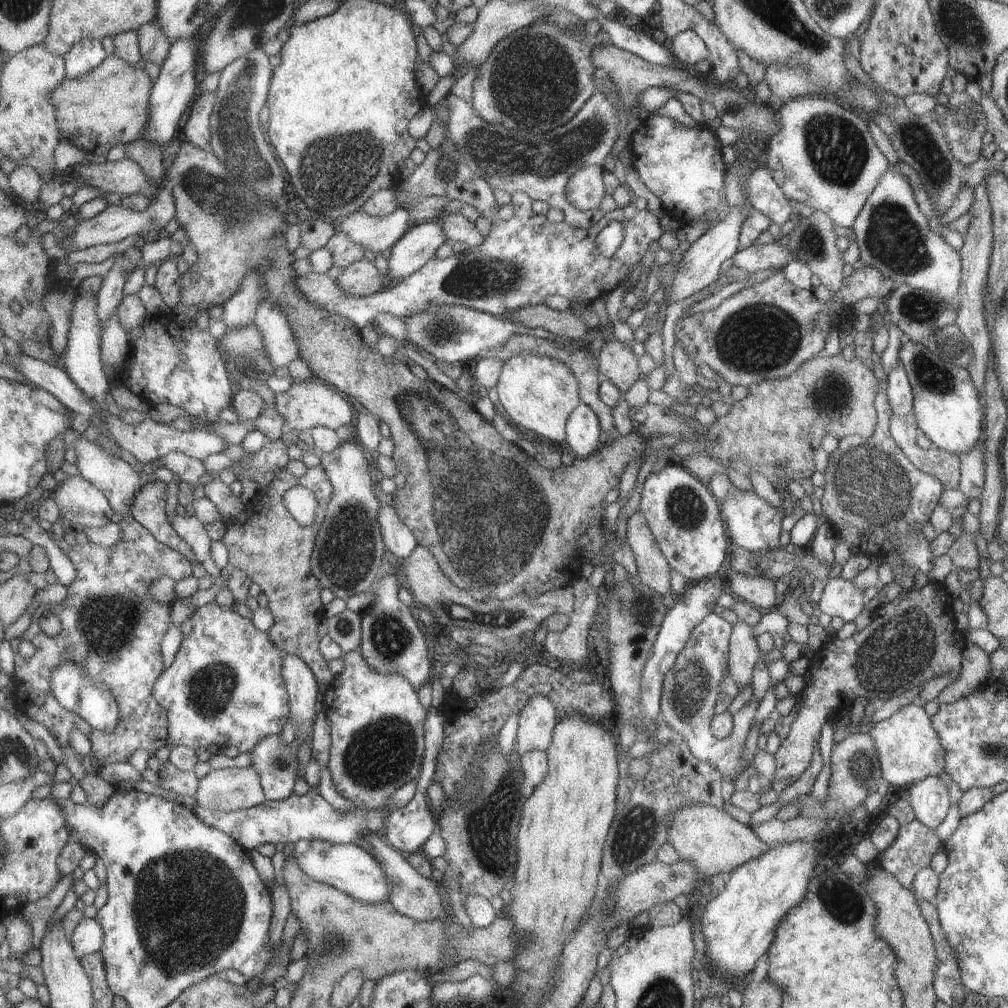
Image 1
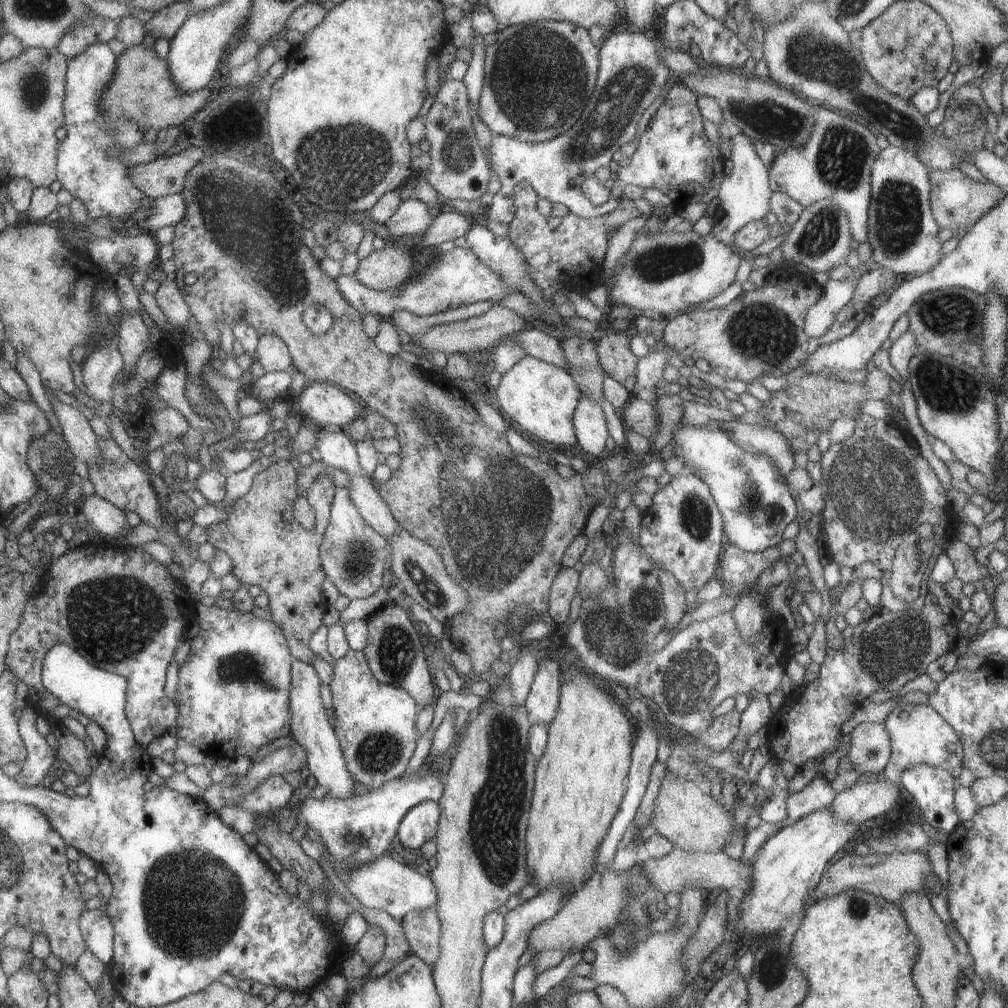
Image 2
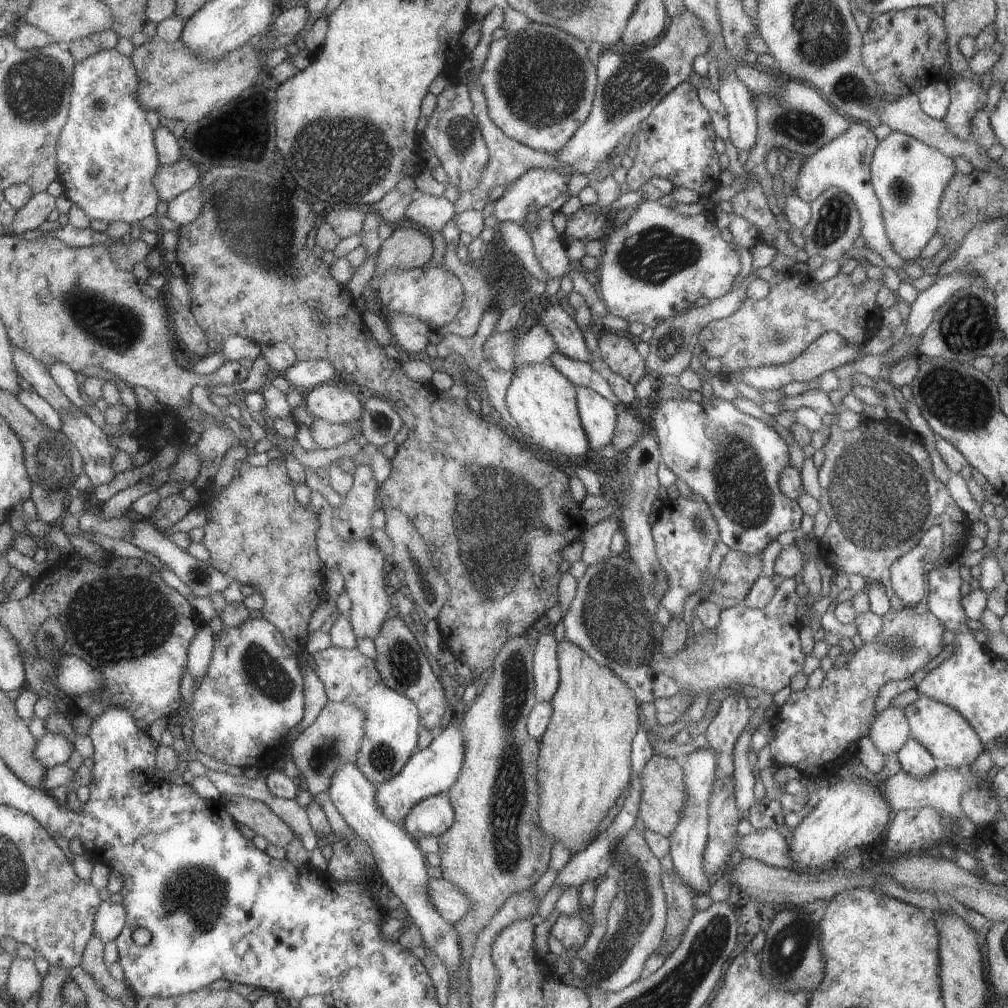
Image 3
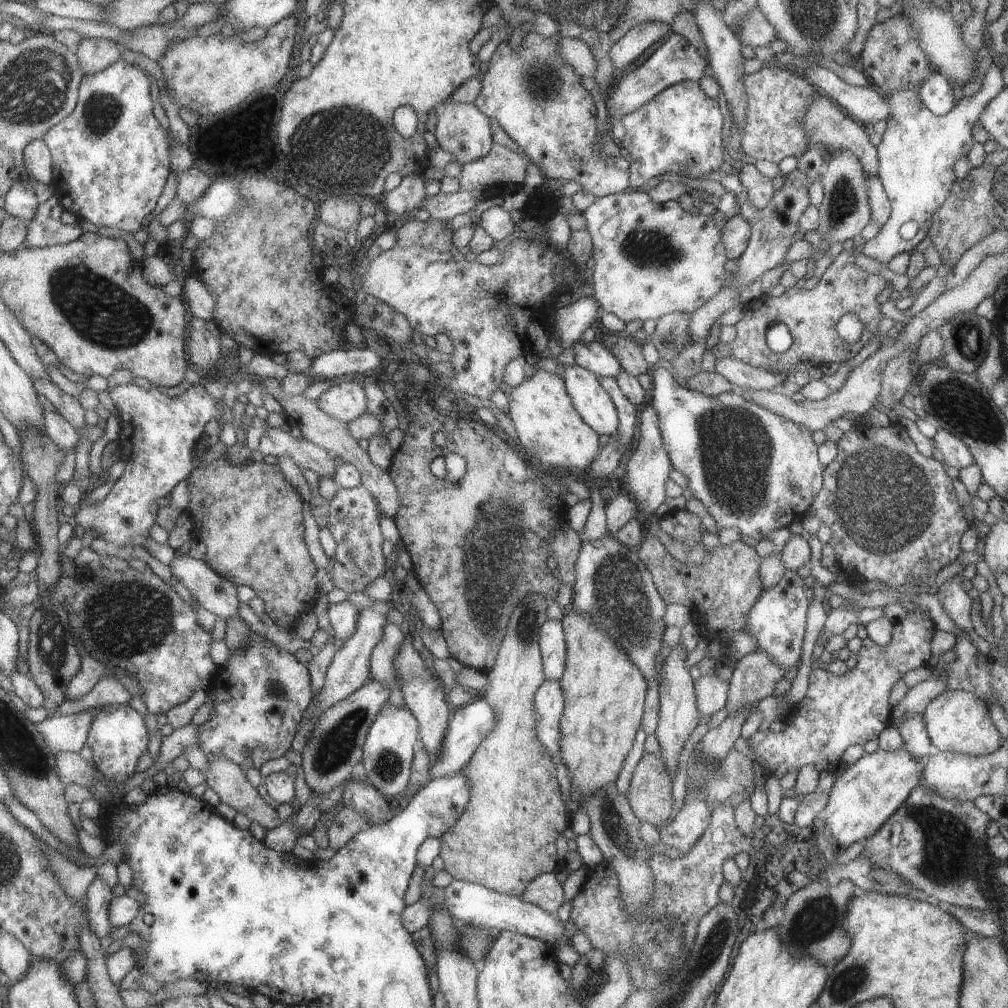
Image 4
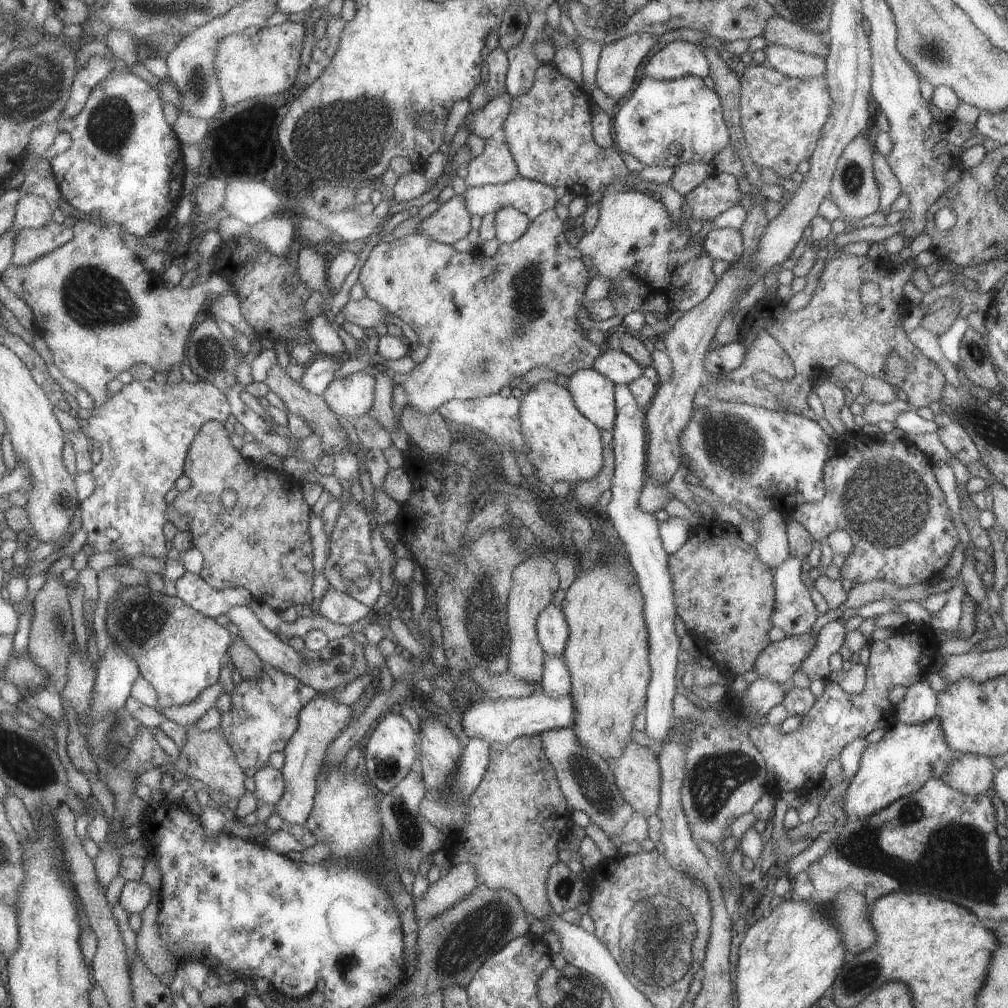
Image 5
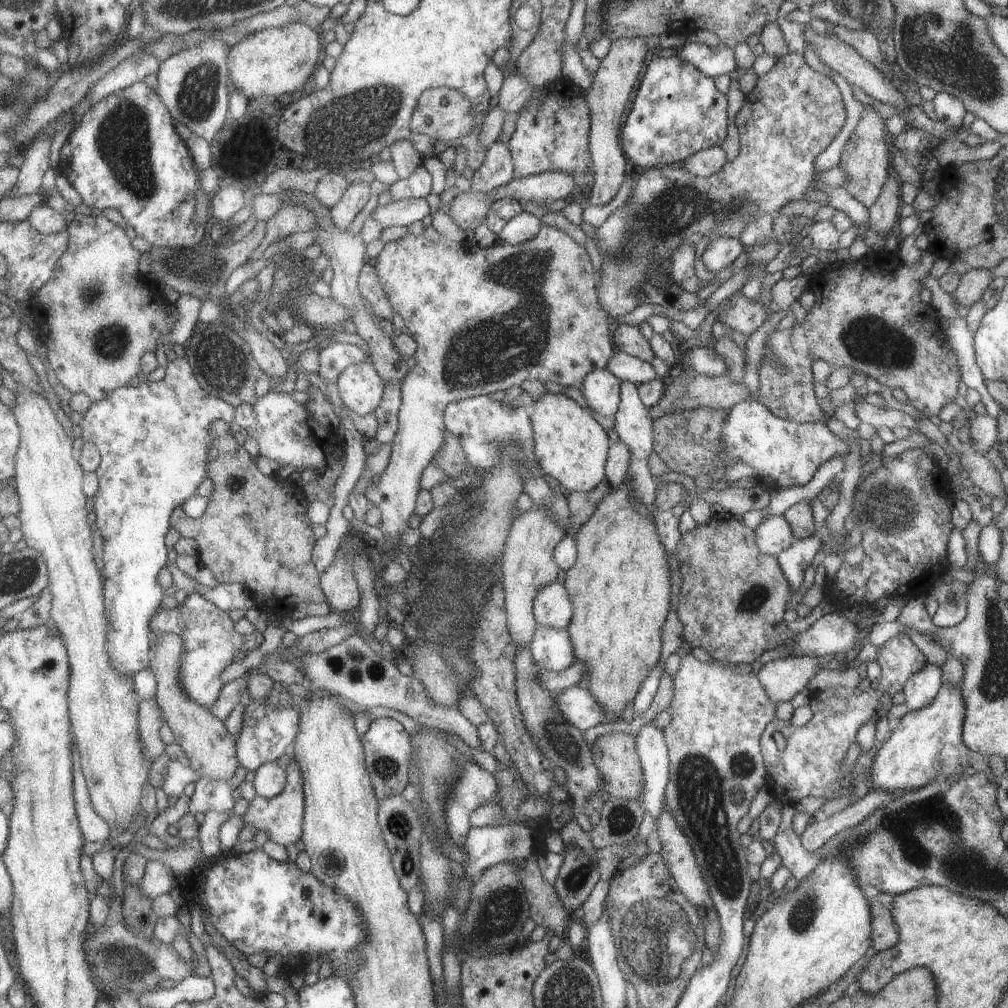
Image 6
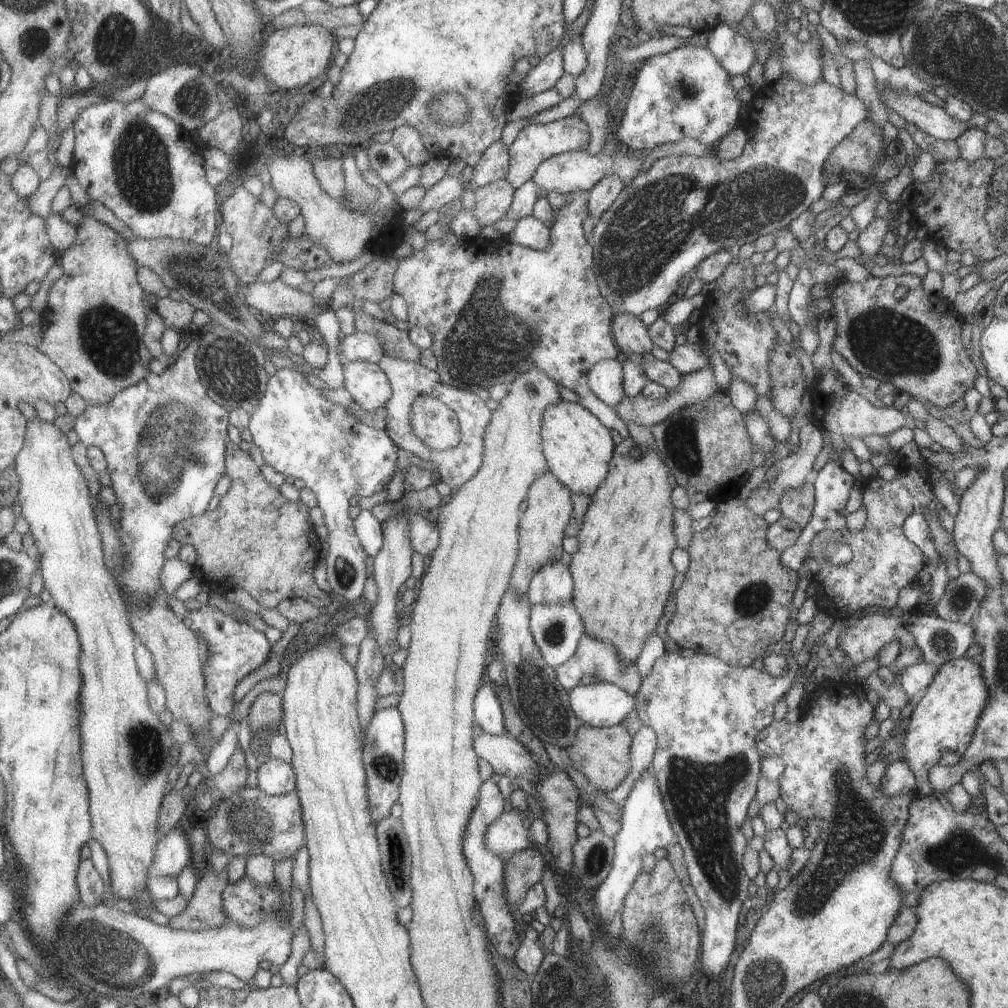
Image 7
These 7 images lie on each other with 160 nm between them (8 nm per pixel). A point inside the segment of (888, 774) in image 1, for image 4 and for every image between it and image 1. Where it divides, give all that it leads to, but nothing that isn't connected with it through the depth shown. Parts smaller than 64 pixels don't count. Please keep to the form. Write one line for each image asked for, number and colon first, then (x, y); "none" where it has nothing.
2: (918, 735)
3: (942, 732)
4: (955, 721)

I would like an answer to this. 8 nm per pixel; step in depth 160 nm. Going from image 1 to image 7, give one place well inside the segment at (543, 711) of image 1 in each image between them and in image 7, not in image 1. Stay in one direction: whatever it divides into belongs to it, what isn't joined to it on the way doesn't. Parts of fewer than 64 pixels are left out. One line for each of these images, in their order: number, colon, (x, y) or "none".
2: (541, 705)
3: (545, 674)
4: (551, 644)
5: (552, 632)
6: (551, 607)
7: (552, 584)

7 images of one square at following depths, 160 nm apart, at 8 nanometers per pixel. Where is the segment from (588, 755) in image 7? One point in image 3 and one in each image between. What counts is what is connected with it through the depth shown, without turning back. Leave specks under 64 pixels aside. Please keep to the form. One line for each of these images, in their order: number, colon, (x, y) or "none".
3: (662, 795)
4: (649, 796)
5: (636, 771)
6: (614, 754)

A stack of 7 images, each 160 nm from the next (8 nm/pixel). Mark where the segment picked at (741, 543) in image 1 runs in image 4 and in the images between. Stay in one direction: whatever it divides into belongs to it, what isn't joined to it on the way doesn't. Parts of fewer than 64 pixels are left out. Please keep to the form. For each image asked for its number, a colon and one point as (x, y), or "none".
2: (753, 499)
3: (733, 460)
4: (753, 470)

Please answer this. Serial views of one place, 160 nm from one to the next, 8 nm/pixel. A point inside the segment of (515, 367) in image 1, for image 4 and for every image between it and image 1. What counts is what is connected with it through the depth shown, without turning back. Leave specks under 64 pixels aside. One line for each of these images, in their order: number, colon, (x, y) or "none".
2: (532, 395)
3: (542, 402)
4: (548, 426)

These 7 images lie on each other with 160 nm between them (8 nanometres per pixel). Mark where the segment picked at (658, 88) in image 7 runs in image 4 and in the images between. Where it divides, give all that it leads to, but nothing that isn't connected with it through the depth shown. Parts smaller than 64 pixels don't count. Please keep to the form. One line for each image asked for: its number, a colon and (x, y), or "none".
4: (679, 130)
5: (683, 110)
6: (676, 111)

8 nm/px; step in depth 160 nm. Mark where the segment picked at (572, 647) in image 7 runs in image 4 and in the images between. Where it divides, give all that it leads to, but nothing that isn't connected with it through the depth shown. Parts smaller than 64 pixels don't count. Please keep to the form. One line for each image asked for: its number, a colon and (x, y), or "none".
4: (548, 703)
5: (555, 682)
6: (551, 649)

